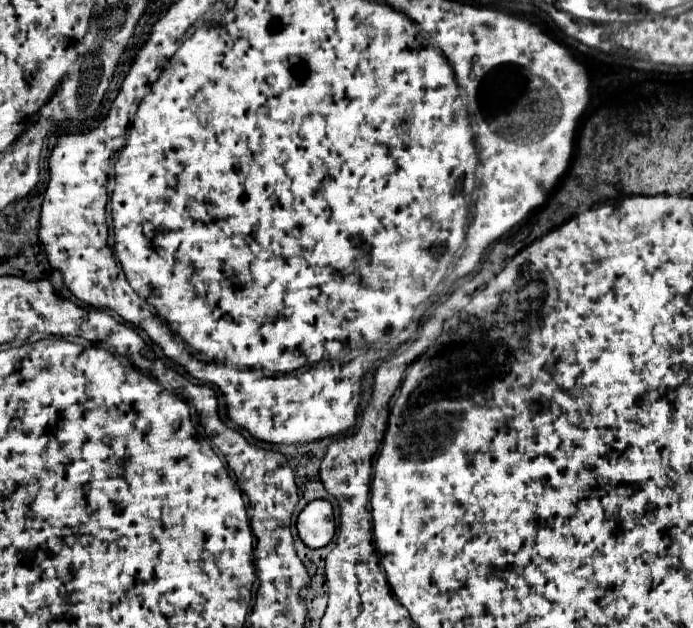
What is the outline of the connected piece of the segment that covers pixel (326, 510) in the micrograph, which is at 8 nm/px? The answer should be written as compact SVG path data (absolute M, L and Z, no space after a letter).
M312 500L300 512L296 520L298 534L308 548L322 548L334 536L334 516L332 504L328 500Z

